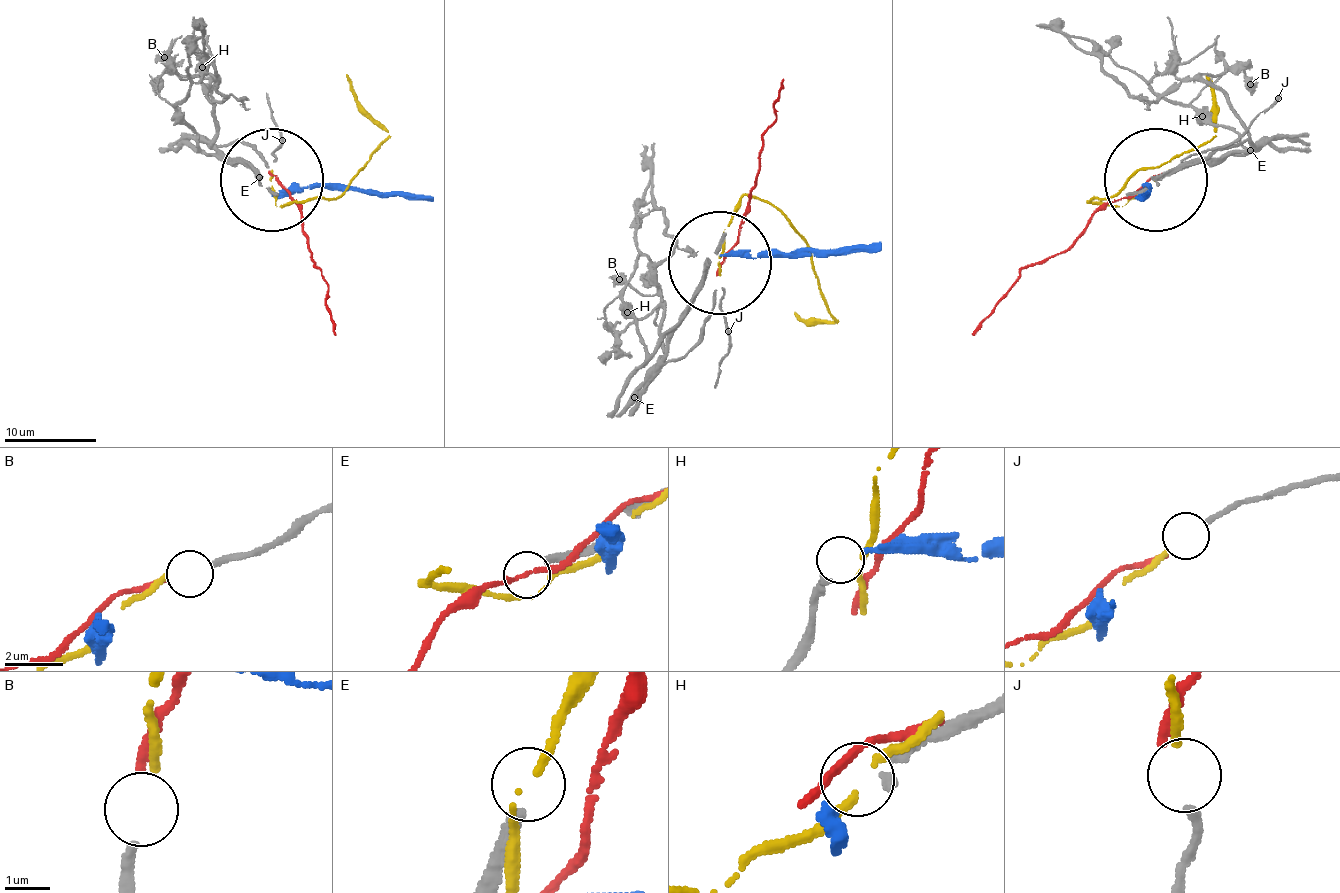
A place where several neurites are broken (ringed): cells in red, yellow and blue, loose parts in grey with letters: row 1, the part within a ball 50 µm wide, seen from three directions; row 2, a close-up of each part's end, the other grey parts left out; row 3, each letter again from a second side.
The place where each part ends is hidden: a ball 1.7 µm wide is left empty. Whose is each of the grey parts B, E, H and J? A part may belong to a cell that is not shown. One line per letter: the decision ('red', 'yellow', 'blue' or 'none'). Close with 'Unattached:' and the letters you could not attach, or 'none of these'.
B: red
E: none
H: none
J: yellow
Unattached: E, H

